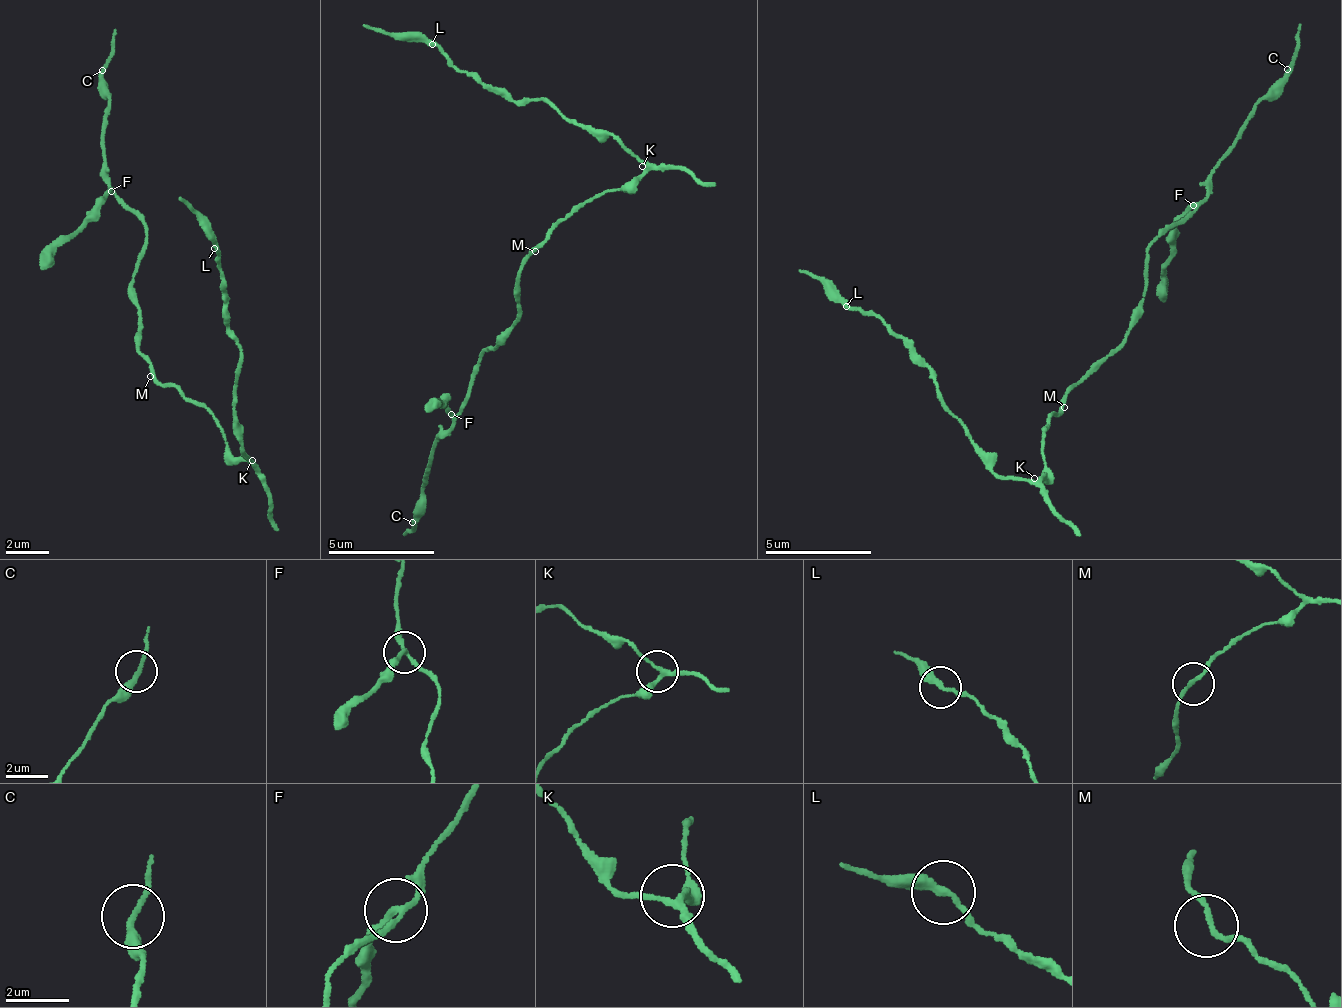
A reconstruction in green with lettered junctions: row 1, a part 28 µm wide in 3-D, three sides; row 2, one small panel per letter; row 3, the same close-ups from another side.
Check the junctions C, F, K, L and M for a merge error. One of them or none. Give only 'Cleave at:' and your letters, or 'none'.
Cleave at: F

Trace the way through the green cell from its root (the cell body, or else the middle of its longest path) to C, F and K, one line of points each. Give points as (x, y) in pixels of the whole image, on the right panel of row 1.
C: (1060, 406), (1094, 362), (1128, 335), (1142, 305), (1150, 245), (1209, 194), (1218, 158), (1287, 69)
F: (1060, 406), (1094, 362), (1128, 335), (1133, 315), (1142, 305), (1150, 245), (1177, 227), (1191, 213), (1192, 204)
K: (1060, 406), (1057, 414), (1052, 414), (1044, 433), (1041, 452), (1044, 472), (1039, 478), (1034, 478)

